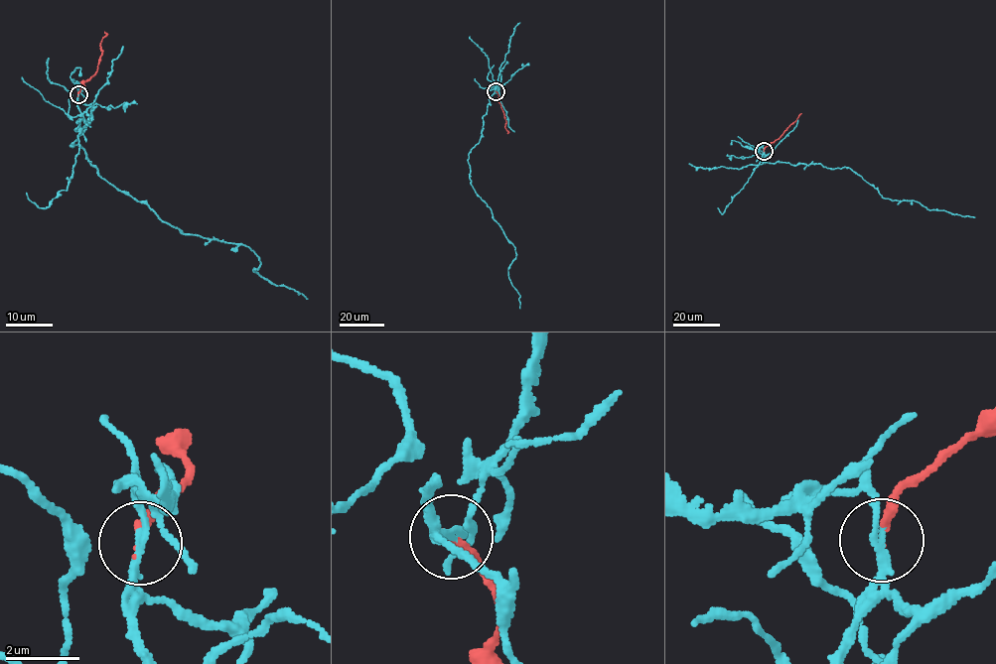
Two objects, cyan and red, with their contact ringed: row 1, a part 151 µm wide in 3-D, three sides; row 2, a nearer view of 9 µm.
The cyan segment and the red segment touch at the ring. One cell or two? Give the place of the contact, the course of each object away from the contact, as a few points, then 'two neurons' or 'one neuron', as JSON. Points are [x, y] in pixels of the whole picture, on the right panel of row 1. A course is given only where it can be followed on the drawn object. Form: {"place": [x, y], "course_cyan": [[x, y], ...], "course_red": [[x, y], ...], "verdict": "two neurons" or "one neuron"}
{"place": [764, 151], "course_cyan": [[764, 150], [763, 163], [849, 168], [872, 185], [884, 198], [913, 199], [929, 209], [975, 217]], "course_red": [[764, 151], [801, 113]], "verdict": "two neurons"}

